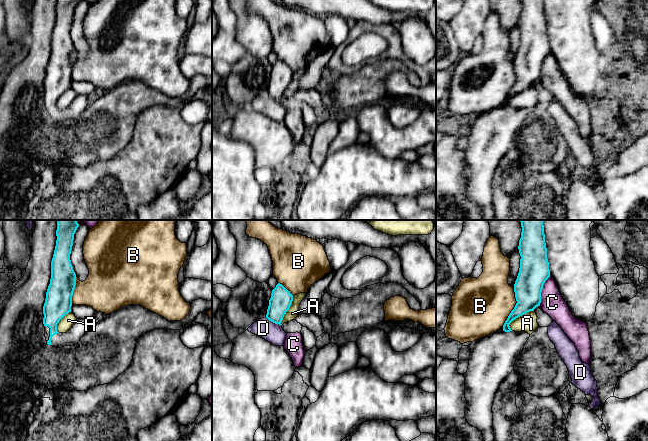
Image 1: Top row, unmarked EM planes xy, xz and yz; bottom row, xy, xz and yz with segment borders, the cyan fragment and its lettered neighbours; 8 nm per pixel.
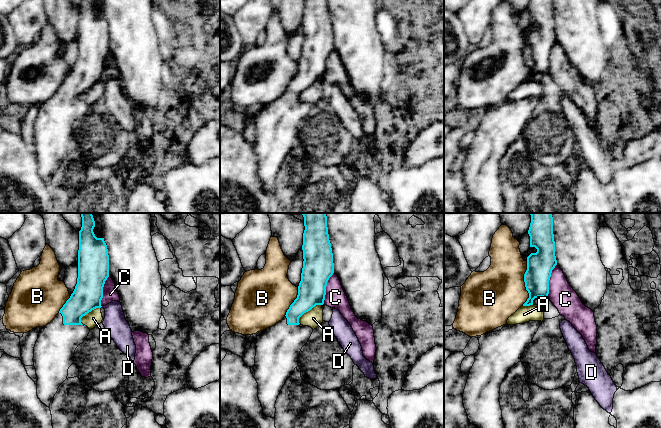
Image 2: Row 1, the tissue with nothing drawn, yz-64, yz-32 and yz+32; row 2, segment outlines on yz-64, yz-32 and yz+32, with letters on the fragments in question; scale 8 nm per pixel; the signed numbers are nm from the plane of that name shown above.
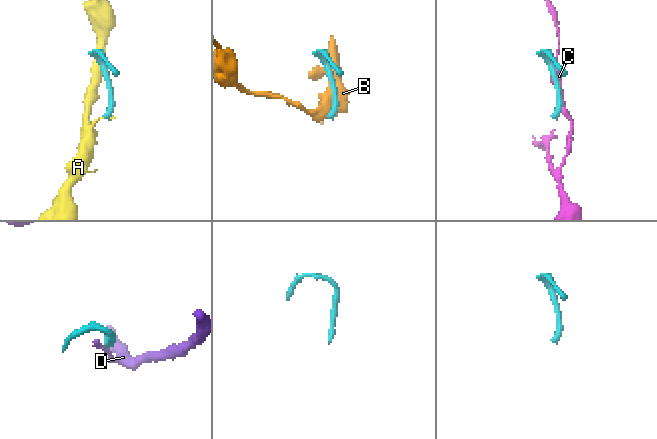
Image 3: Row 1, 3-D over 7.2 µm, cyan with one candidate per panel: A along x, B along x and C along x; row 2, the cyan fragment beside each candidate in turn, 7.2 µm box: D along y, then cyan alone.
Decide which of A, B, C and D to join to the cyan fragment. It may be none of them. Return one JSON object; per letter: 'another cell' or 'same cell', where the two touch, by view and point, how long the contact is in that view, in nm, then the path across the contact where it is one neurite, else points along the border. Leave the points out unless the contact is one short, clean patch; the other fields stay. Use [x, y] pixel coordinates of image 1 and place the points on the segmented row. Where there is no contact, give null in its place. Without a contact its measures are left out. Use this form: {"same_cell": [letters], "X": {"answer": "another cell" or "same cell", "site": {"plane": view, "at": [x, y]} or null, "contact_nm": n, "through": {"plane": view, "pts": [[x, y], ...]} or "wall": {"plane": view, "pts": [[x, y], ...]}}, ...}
{"same_cell": [], "A": {"answer": "another cell", "site": {"plane": "yz", "at": [518, 316]}, "contact_nm": 240, "wall": {"plane": "yz", "pts": [[533, 310], [516, 317], [509, 324], [510, 329]]}}, "B": {"answer": "another cell", "site": {"plane": "yz", "at": [514, 307]}, "contact_nm": 340}, "C": {"answer": "another cell", "site": {"plane": "yz", "at": [541, 291]}, "contact_nm": 260}, "D": {"answer": "another cell", "site": {"plane": "xz", "at": [273, 322]}, "contact_nm": 150, "wall": {"plane": "xz", "pts": [[265, 317], [281, 325]]}}}

